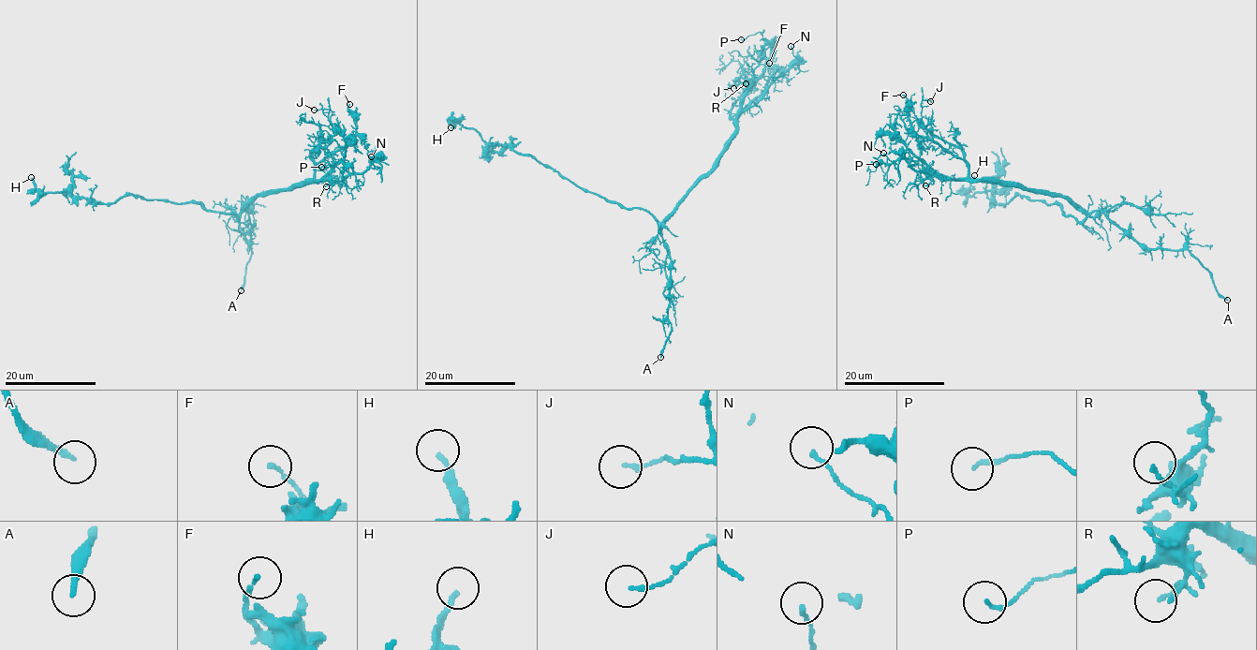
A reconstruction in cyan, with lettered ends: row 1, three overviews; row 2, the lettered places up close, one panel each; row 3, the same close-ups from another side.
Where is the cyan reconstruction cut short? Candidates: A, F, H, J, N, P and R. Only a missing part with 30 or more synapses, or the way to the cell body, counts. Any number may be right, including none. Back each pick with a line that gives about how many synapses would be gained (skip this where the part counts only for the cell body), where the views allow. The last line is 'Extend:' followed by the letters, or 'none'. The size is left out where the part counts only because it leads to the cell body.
Extend: A

